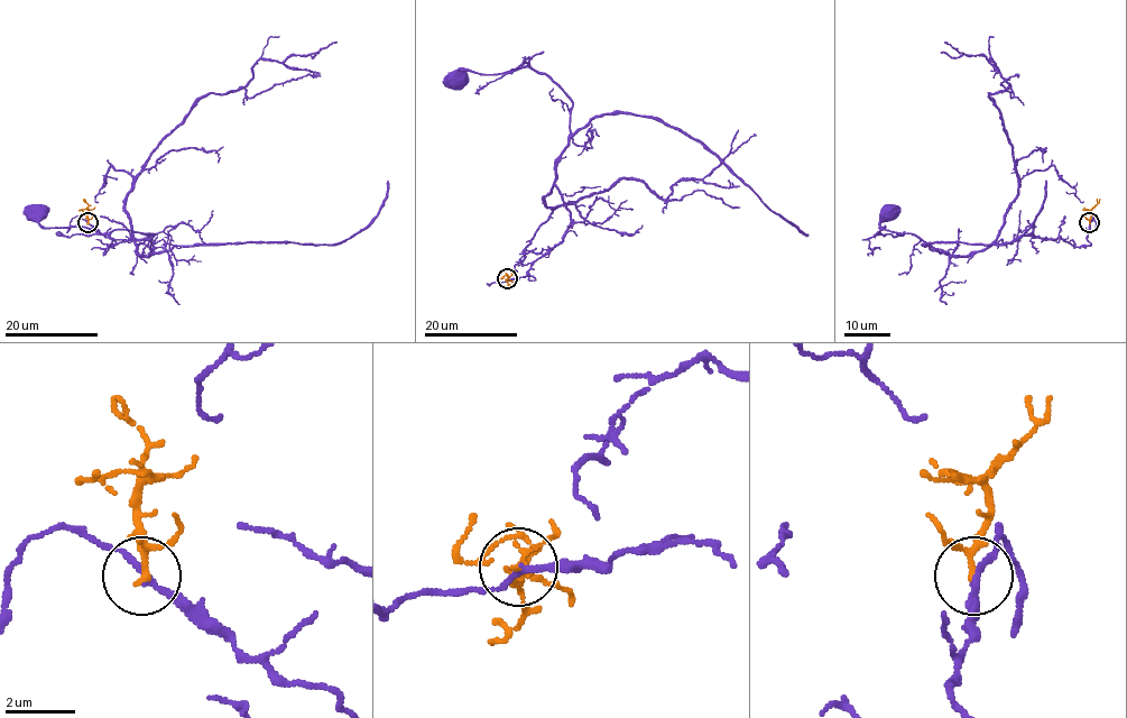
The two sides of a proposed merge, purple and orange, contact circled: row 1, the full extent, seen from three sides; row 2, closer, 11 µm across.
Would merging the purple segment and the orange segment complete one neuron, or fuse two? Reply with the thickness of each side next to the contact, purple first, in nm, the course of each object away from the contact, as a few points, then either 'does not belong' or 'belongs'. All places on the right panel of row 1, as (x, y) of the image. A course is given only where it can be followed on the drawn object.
170/120 nm | purple via (1090, 222), (1090, 246), (1021, 235), (954, 256), (914, 235), (885, 229), (877, 233), (889, 213) | orange via (1090, 222), (1091, 212), (1082, 209) | does not belong

